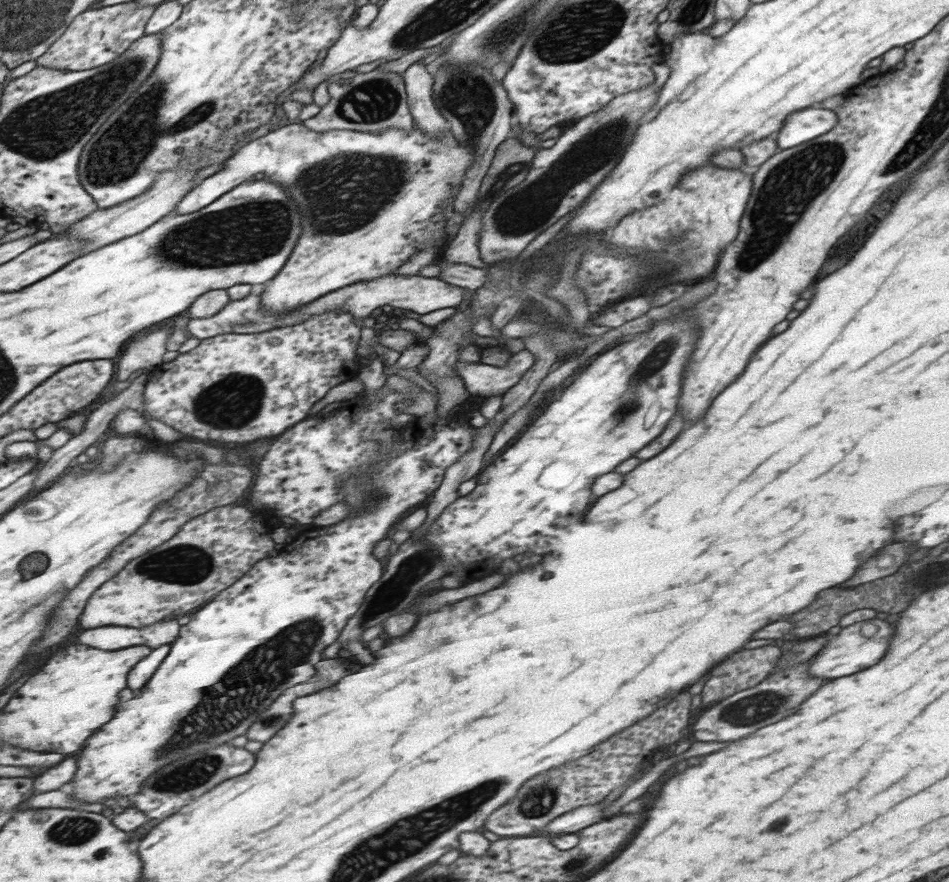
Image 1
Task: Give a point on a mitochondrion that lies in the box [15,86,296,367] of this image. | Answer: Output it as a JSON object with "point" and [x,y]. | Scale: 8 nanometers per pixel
{"point":[130,137]}

